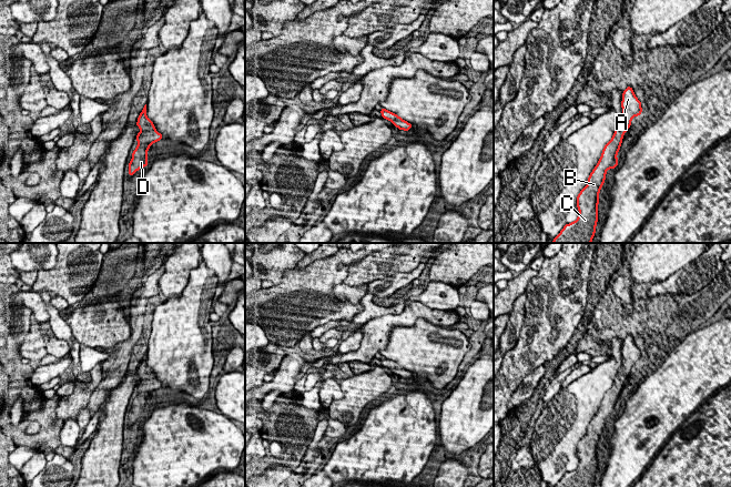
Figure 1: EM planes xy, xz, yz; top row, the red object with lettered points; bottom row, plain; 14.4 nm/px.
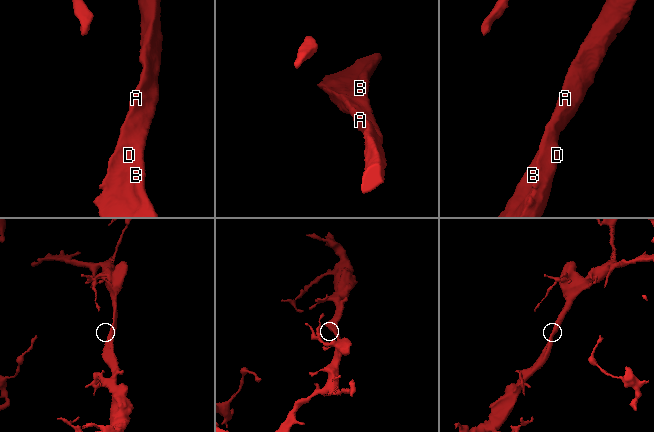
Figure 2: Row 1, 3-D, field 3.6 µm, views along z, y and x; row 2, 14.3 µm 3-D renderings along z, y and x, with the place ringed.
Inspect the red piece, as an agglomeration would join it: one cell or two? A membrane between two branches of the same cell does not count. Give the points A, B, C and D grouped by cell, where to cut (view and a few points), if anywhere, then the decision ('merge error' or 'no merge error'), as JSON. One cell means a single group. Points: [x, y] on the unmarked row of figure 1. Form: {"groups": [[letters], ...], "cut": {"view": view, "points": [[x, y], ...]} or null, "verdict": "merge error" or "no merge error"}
{"groups": [["A", "B", "C", "D"]], "cut": null, "verdict": "no merge error"}

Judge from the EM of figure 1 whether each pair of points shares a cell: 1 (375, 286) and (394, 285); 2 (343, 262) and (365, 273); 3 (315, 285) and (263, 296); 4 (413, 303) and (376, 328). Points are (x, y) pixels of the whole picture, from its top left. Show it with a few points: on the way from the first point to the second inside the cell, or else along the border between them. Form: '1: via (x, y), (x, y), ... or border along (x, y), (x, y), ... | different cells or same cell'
1: via (379, 286), (389, 285) | same cell
2: border along (368, 254), (348, 267), (348, 274), (343, 282) | different cells
3: via (302, 290), (276, 295) | same cell
4: via (407, 313), (400, 320), (386, 323) | same cell

